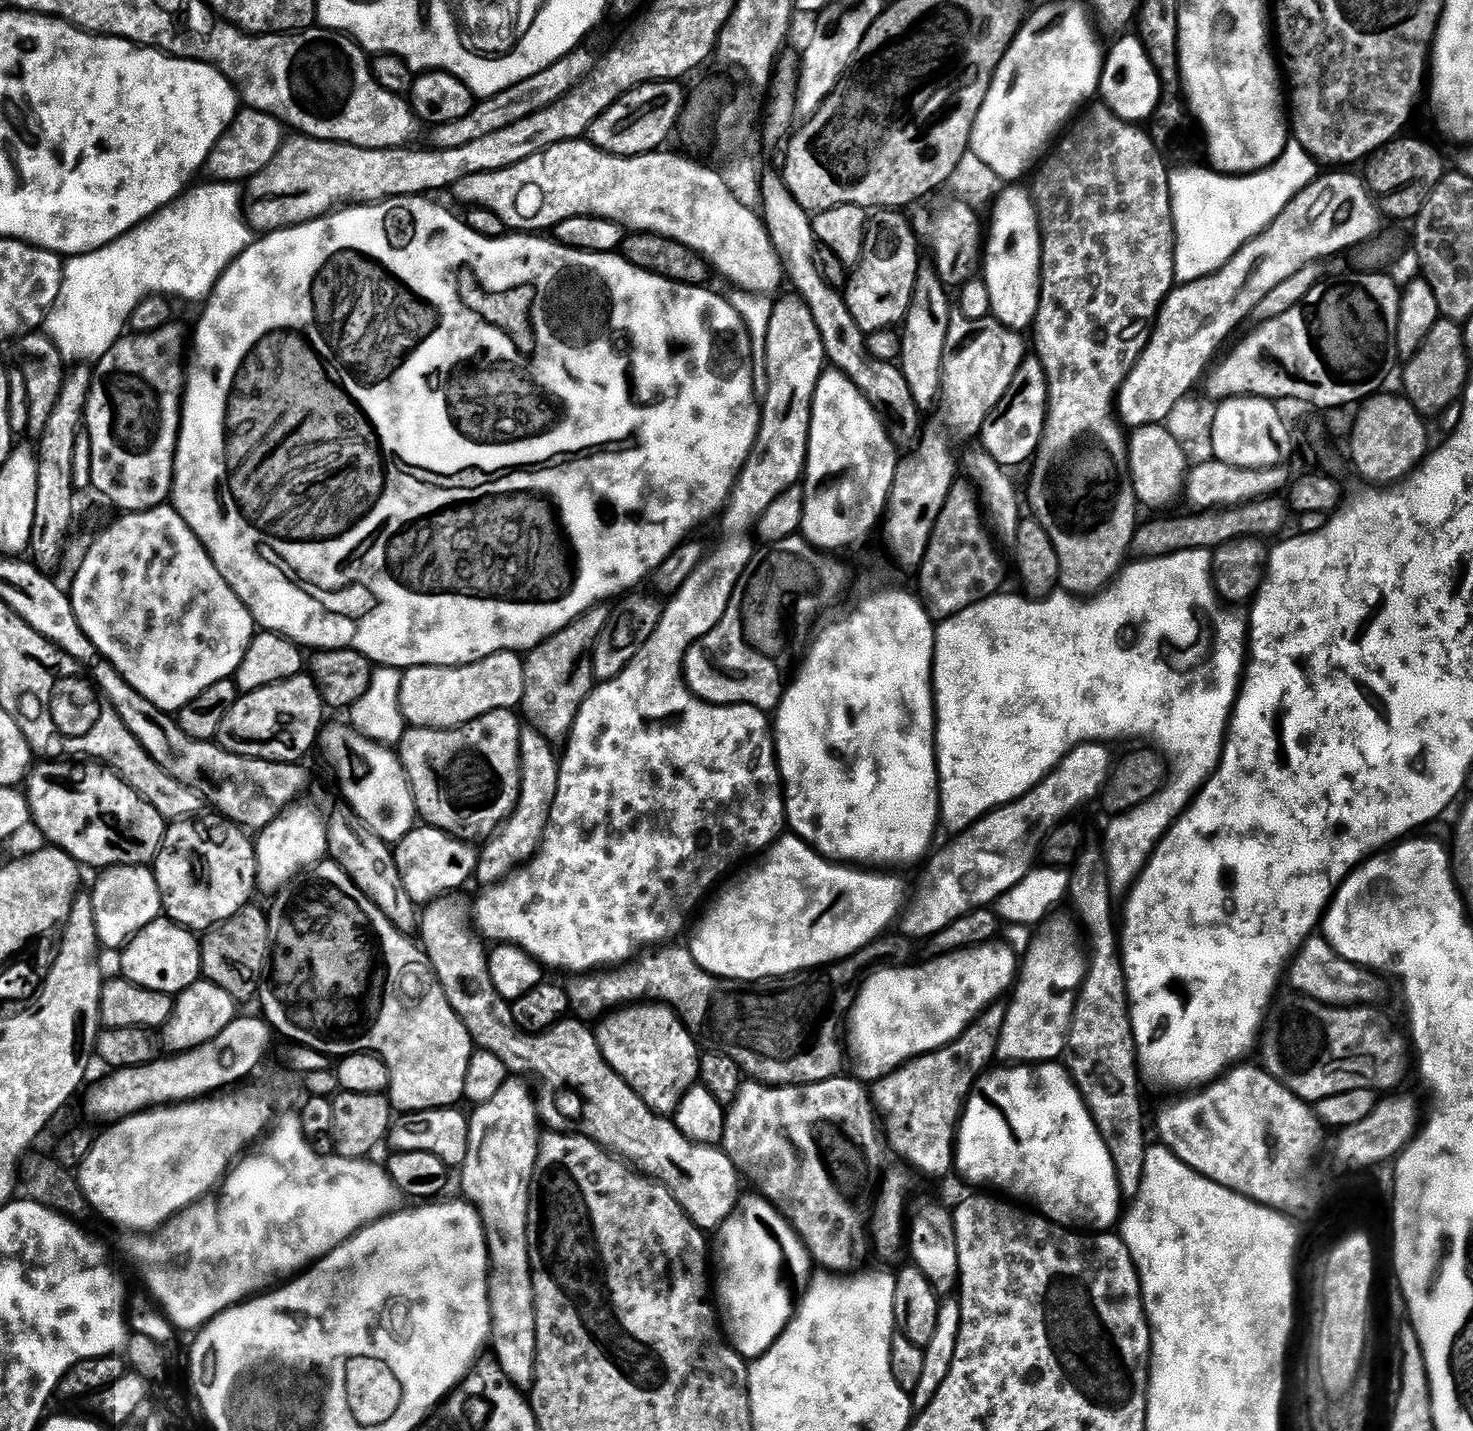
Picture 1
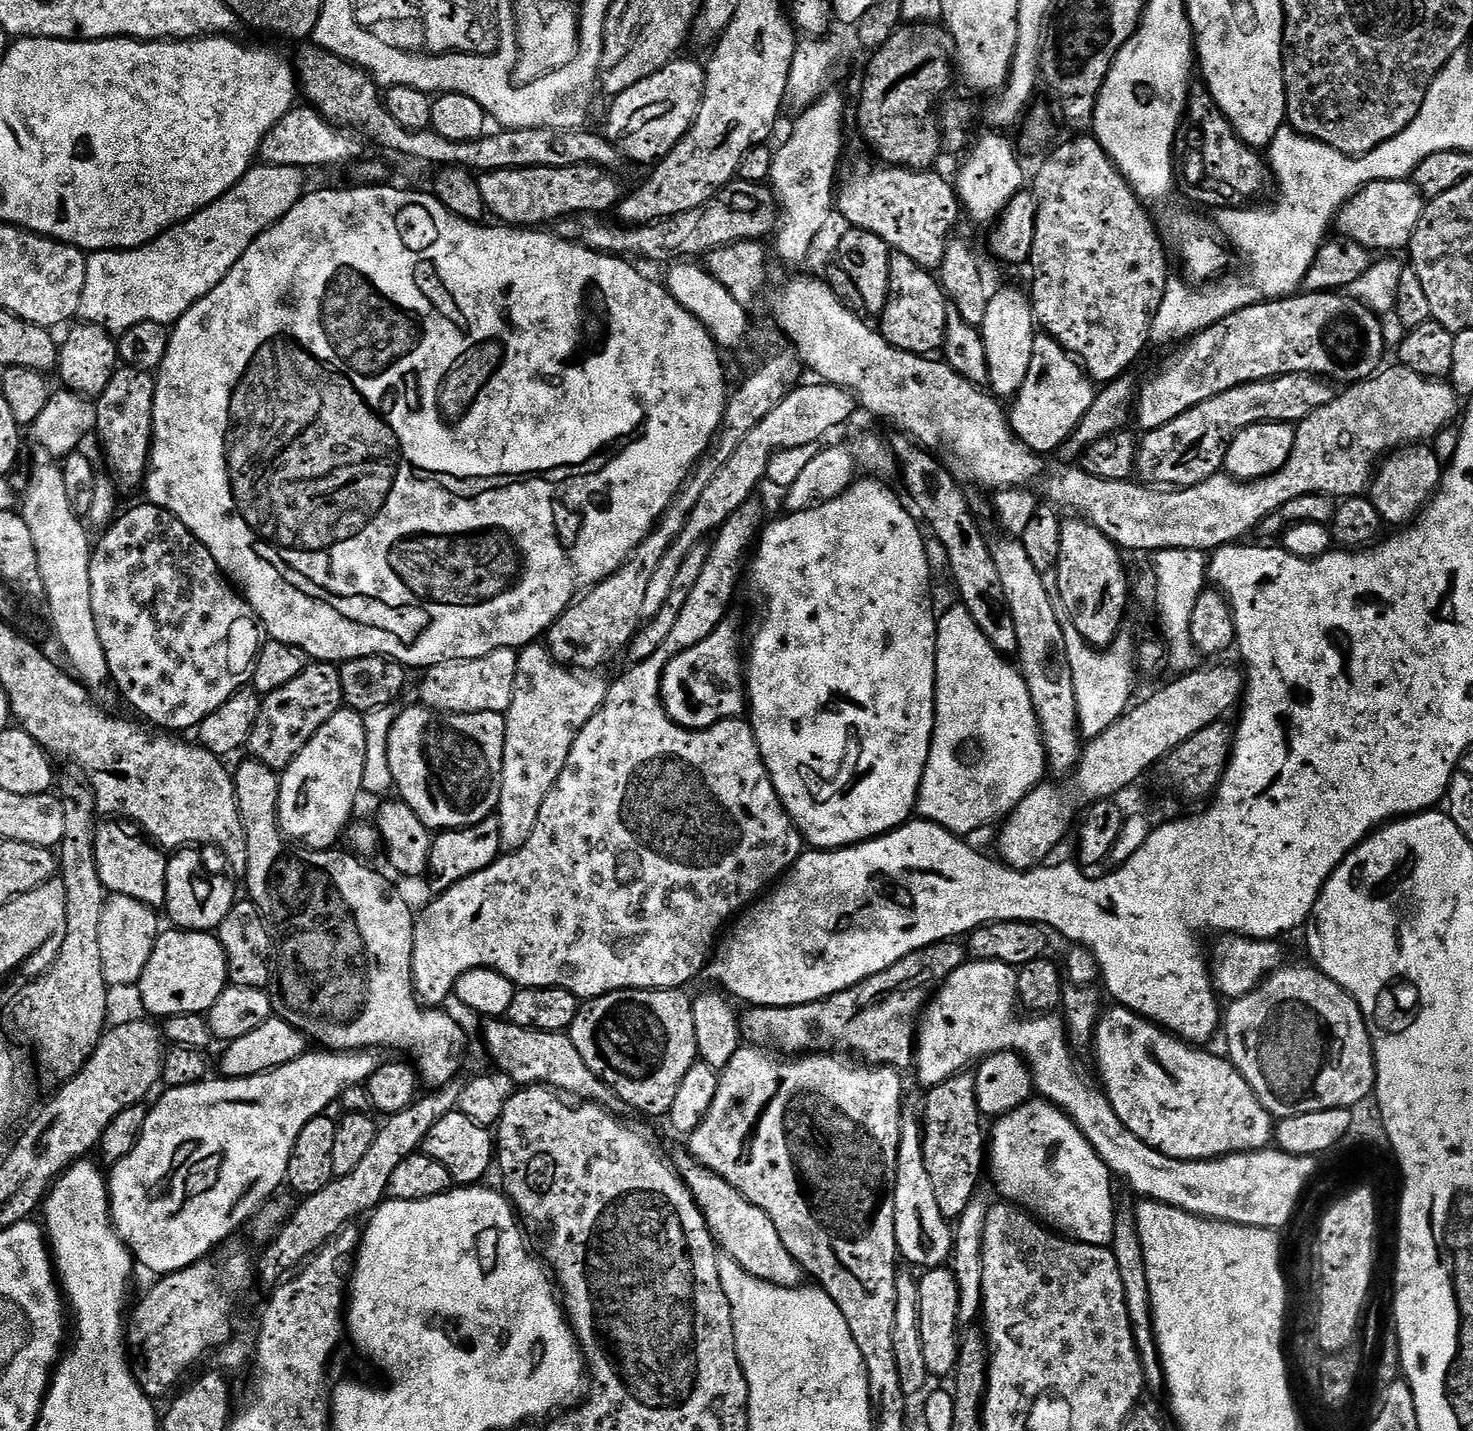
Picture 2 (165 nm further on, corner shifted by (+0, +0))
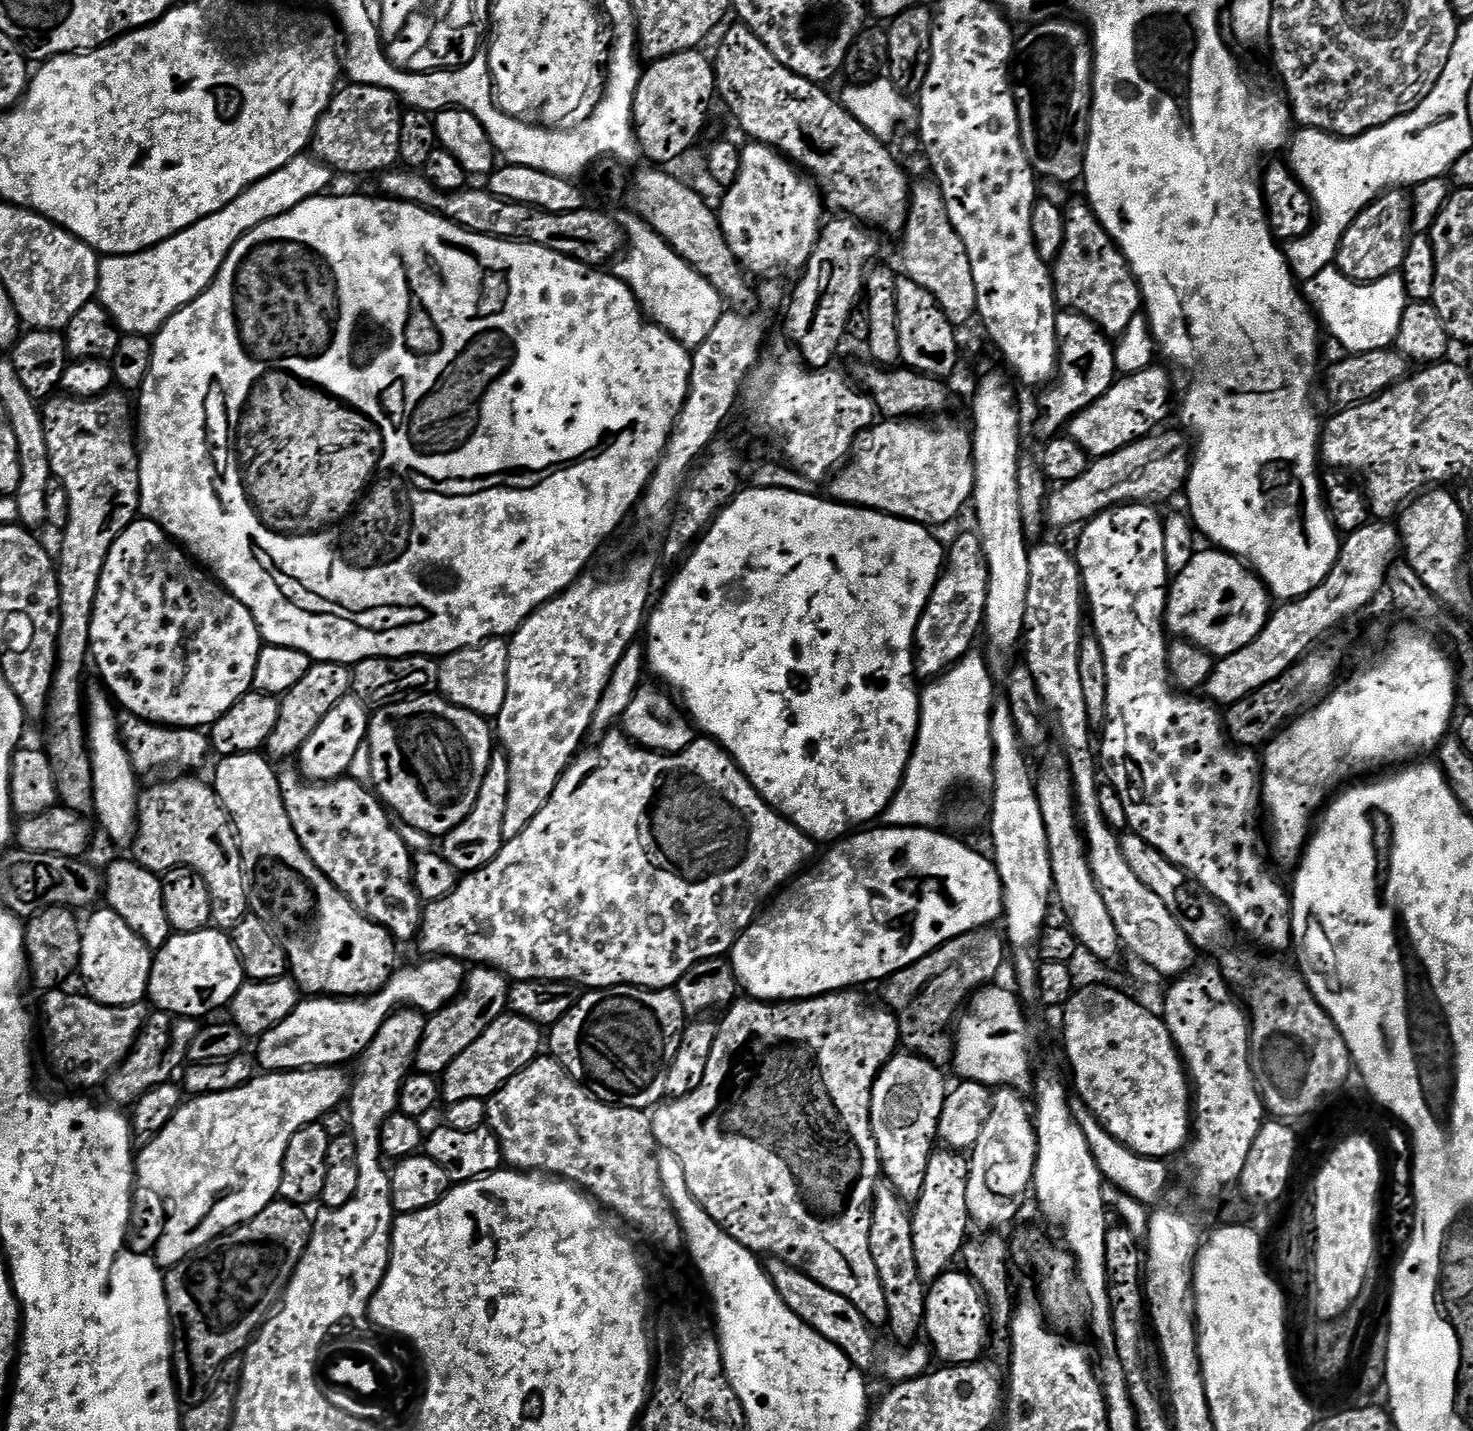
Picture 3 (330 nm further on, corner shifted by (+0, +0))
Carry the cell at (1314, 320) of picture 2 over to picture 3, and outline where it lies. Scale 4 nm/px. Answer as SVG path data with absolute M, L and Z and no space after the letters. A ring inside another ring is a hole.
M1153 366L1133 376L1120 376L1110 390L1102 394L1102 398L1095 400L1069 422L1066 435L1092 458L1109 456L1136 440L1153 435L1167 418L1168 407L1172 404L1172 380L1168 377L1169 369L1164 368Z

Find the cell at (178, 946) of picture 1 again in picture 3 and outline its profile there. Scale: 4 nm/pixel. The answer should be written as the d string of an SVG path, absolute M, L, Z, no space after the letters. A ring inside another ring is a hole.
M215 926L200 928L197 932L176 932L168 937L167 942L155 949L150 970L147 999L153 1009L169 1012L171 1016L191 1016L201 1018L216 1012L219 1008L227 1009L231 1005L234 994L246 983L246 977L238 954L232 945L232 937L221 932Z

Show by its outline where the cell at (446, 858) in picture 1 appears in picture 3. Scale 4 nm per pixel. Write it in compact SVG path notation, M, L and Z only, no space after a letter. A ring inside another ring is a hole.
M493 751L486 778L482 778L482 790L478 790L478 802L474 810L448 835L443 837L442 855L444 860L455 868L457 873L476 872L486 866L502 850L504 845L504 823L506 822L506 798L510 798L510 766L503 751Z

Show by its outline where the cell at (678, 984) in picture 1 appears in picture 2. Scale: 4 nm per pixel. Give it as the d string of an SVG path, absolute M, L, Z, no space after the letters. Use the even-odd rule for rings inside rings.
M955 939L943 940L937 944L931 944L926 946L922 950L914 950L910 954L906 954L906 958L902 958L894 966L890 966L886 970L882 970L878 974L874 974L870 978L866 978L860 984L855 984L853 988L847 988L836 994L836 998L832 1002L825 1002L825 1000L820 1000L820 1006L812 1006L812 1008L807 1008L804 1005L804 1010L796 1010L796 1012L782 1012L778 1014L777 1008L758 1008L755 1006L749 1007L747 1009L748 1013L741 1015L739 1017L740 1024L740 1035L749 1045L755 1046L758 1042L766 1042L768 1040L768 1034L770 1038L778 1040L778 1044L784 1046L784 1052L787 1048L796 1048L802 1054L802 1046L824 1046L824 1054L832 1054L839 1050L841 1053L853 1052L854 1055L860 1056L859 1058L863 1063L869 1066L891 1066L897 1070L905 1070L904 1068L911 1069L913 1067L914 1061L916 1059L916 1041L918 1039L918 1021L926 1007L926 1005L931 1001L935 991L940 987L941 984L947 980L948 975L954 970L958 970L966 962L966 948L963 943L957 942ZM770 1022L784 1022L784 1028L770 1028Z

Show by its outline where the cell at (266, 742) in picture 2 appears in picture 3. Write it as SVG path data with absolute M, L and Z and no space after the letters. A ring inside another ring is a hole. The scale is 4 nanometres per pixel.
M322 660L313 662L310 670L306 670L306 678L298 682L286 695L279 697L280 709L278 722L270 734L266 745L266 752L273 761L279 762L287 756L295 757L308 744L310 734L318 730L318 722L342 702L342 698L349 695L352 690L352 668L346 664Z

